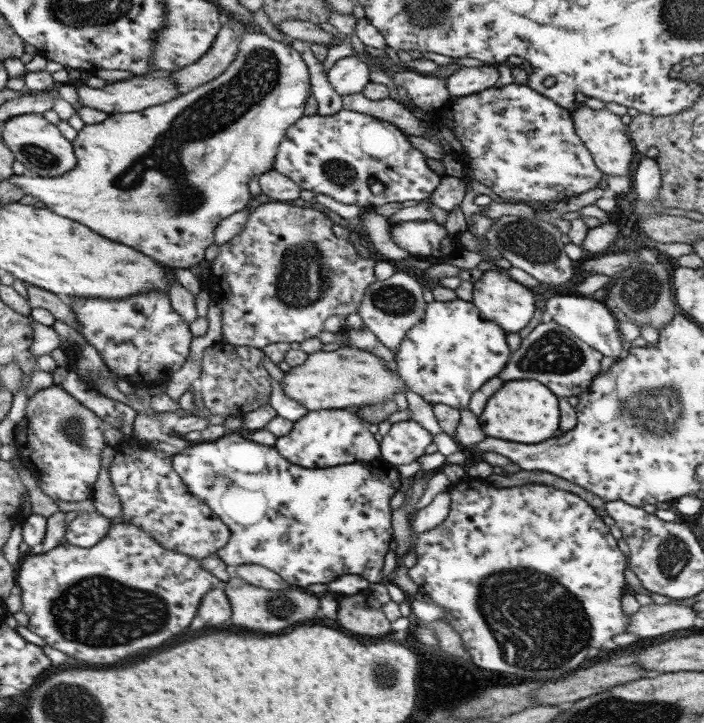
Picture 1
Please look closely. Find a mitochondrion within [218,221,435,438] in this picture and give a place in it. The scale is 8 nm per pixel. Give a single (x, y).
(303, 278)

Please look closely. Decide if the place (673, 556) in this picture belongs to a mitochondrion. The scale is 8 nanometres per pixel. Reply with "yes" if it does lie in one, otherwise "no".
yes

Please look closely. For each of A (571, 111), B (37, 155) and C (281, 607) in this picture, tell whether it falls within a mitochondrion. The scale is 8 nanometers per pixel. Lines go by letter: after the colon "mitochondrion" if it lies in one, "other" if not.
A: other
B: mitochondrion
C: mitochondrion

